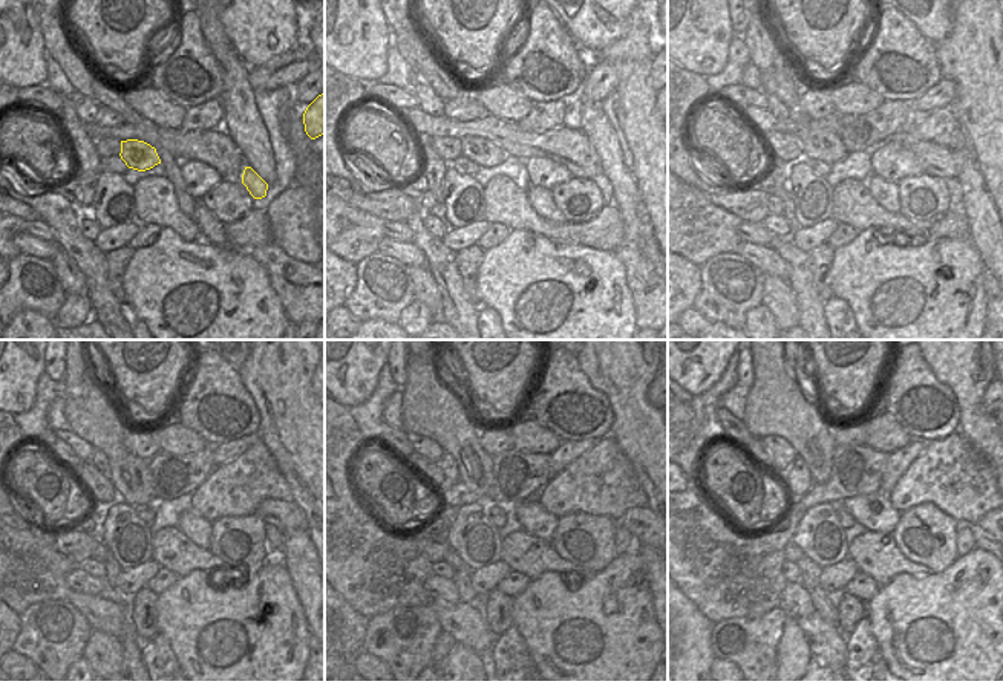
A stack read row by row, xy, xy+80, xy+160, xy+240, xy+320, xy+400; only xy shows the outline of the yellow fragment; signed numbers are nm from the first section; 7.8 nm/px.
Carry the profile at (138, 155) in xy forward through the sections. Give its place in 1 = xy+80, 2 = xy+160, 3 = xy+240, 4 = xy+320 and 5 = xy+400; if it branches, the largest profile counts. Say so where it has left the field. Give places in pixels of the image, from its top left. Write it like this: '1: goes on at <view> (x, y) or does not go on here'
1: goes on at xy+80 (484, 153)
2: goes on at xy+160 (786, 83)
3: goes on at xy+240 (130, 476)
4: goes on at xy+320 (458, 436)
5: goes on at xy+400 (810, 436)

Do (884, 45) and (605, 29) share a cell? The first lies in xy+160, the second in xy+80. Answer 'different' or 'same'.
different

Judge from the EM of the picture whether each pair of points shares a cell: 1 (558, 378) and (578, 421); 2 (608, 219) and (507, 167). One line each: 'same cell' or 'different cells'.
1: same cell
2: different cells

